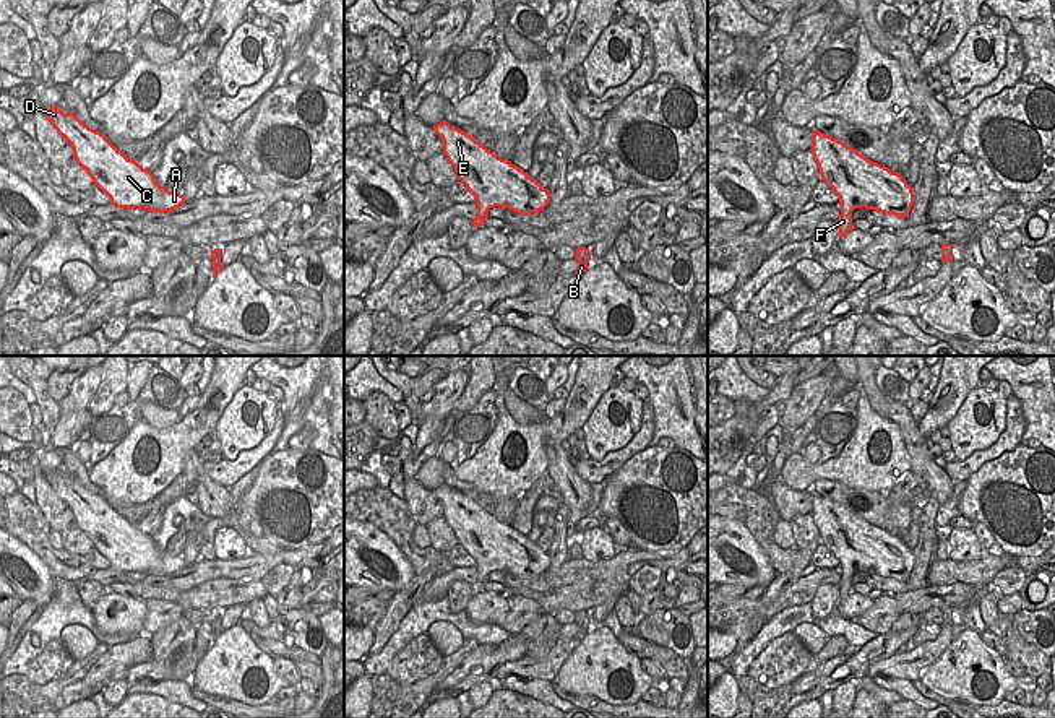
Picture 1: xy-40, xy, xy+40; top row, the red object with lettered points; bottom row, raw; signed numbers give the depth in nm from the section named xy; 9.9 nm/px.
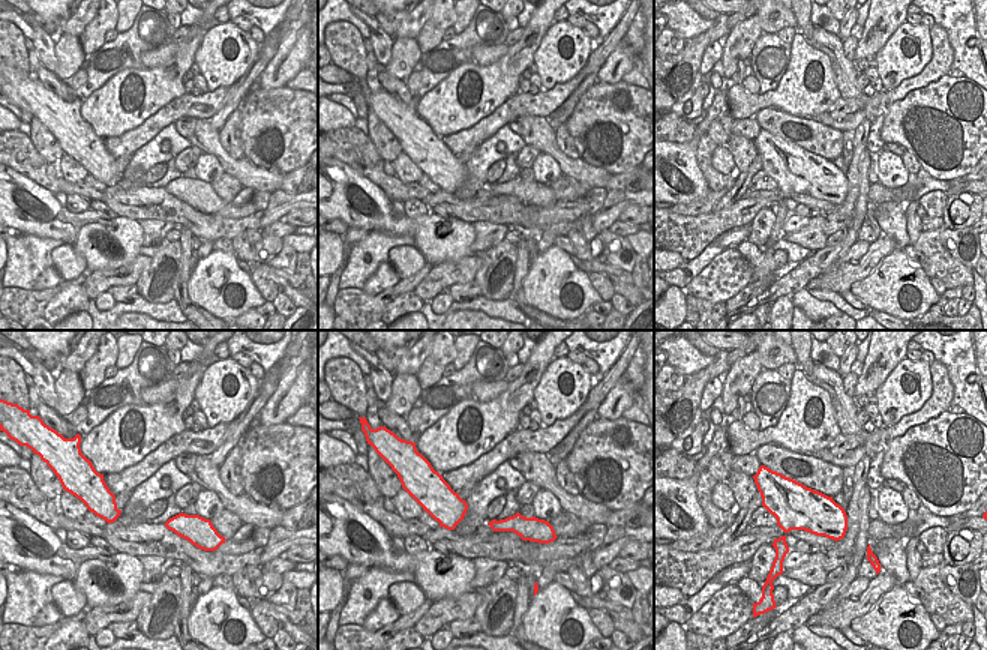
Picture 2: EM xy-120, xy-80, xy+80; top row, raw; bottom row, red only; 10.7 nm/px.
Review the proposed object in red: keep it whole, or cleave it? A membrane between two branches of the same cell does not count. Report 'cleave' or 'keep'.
keep

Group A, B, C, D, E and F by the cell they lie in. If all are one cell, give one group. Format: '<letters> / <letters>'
A B C D E F

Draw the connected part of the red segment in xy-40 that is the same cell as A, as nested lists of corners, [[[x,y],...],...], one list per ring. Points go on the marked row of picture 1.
[[[54,106],[44,114],[71,145],[75,161],[117,208],[164,213],[185,205],[183,195],[161,187],[151,171],[143,169],[136,159],[128,159],[104,133],[84,125],[73,112],[63,114]]]

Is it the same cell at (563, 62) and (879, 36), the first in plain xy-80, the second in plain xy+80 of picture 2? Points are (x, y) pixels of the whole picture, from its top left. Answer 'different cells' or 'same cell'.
different cells

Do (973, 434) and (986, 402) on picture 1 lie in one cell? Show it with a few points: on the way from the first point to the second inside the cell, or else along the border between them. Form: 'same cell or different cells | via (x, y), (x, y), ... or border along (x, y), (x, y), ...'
same cell | via (973, 424), (973, 405), (976, 402)

